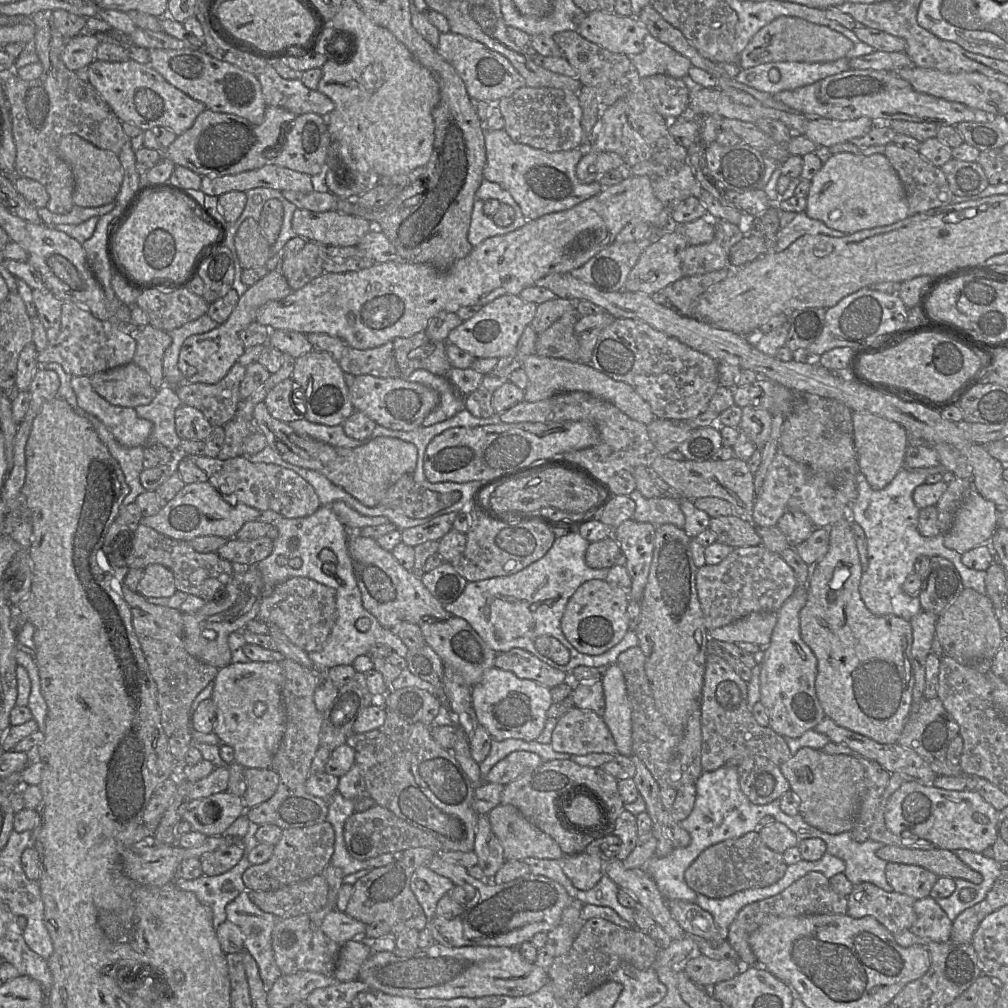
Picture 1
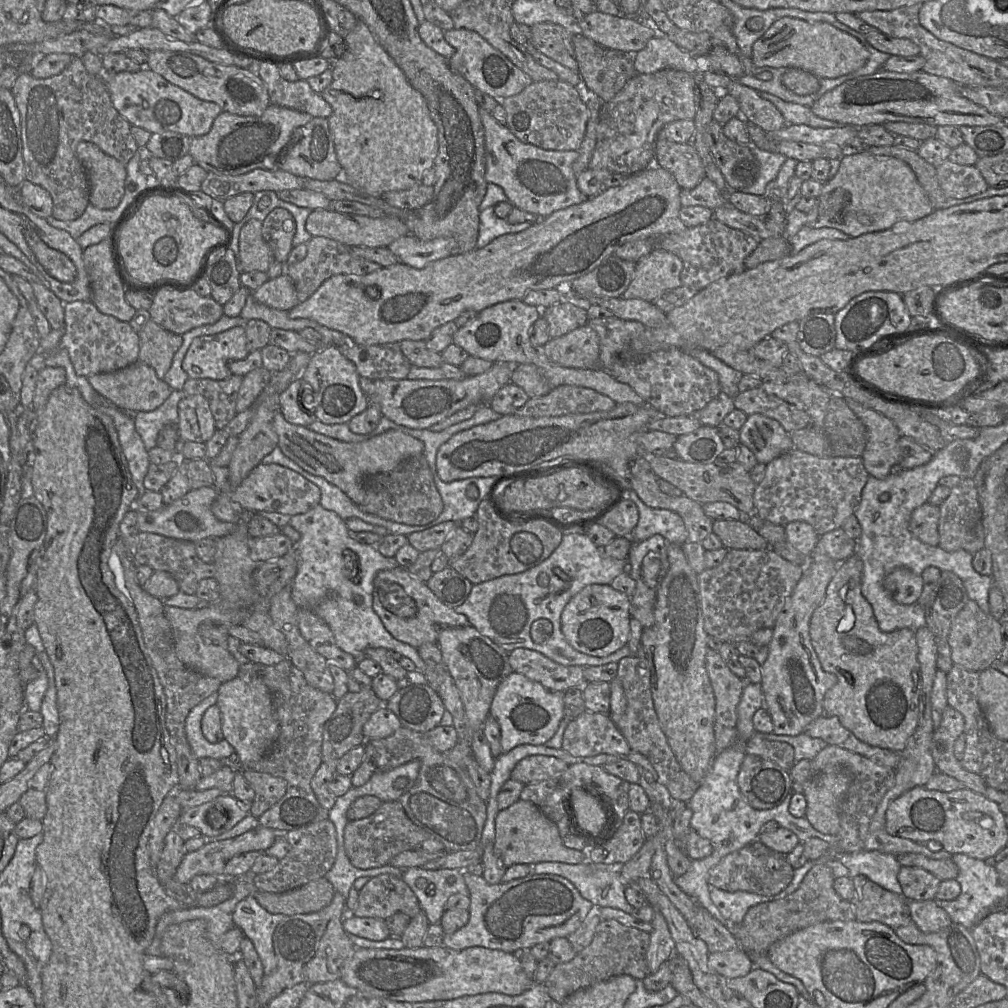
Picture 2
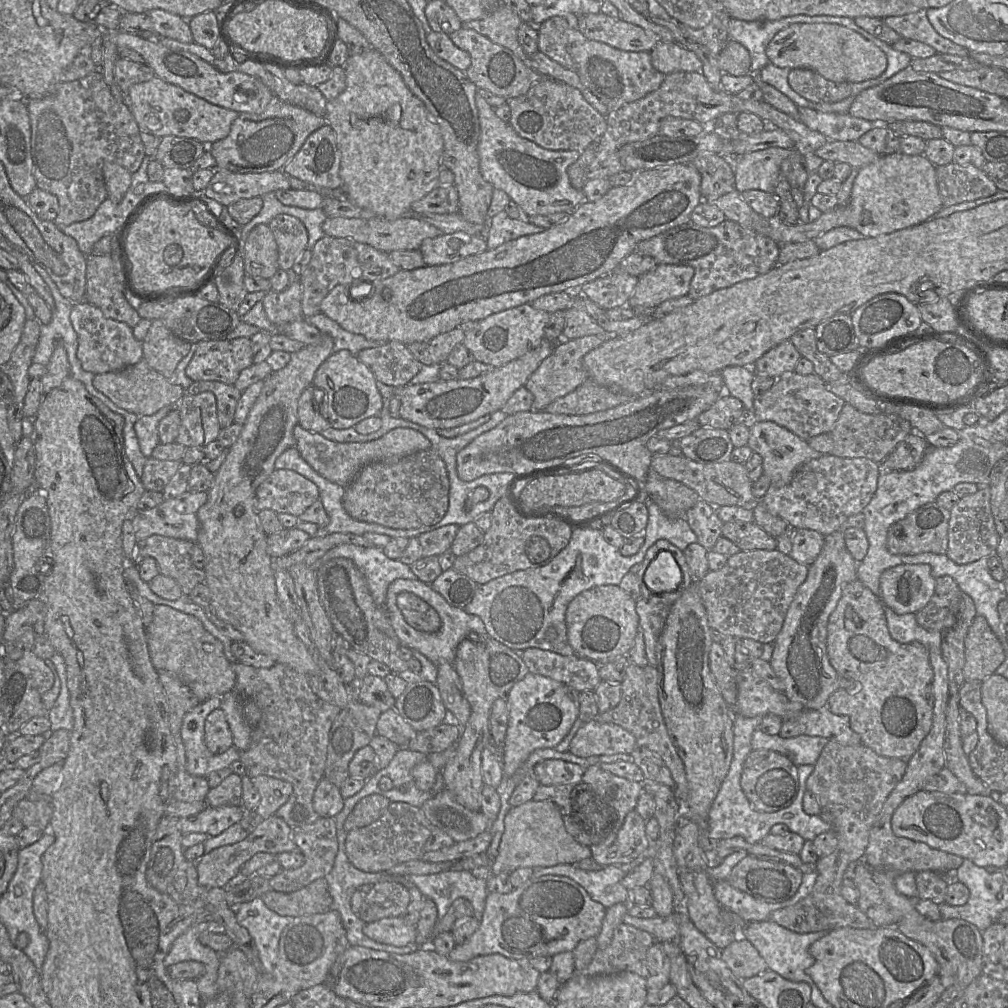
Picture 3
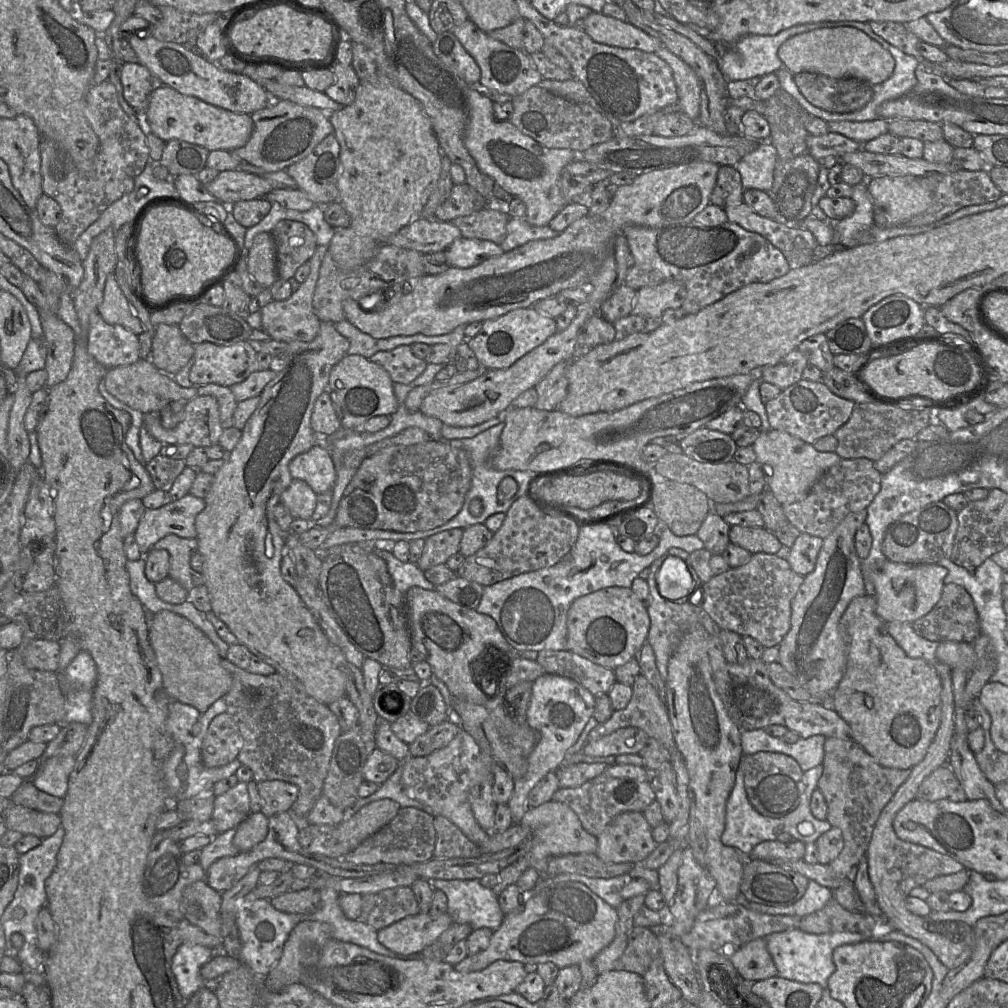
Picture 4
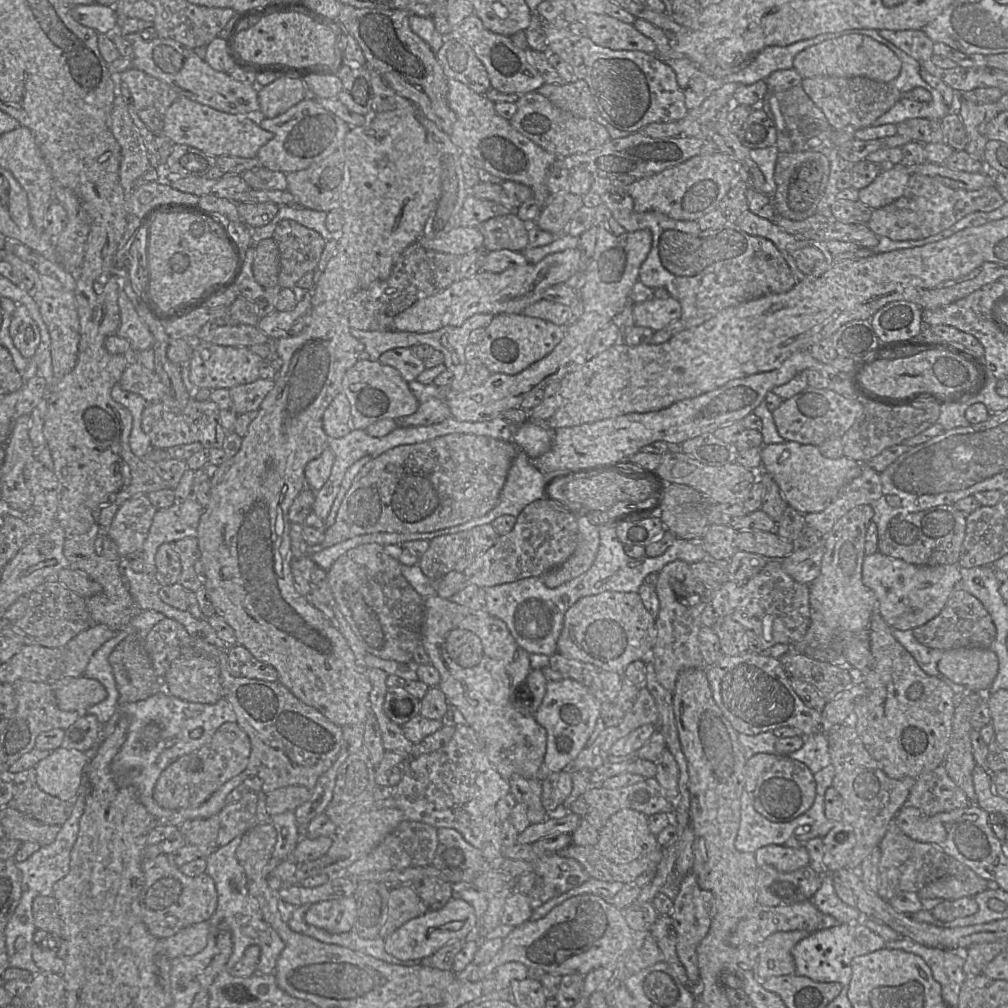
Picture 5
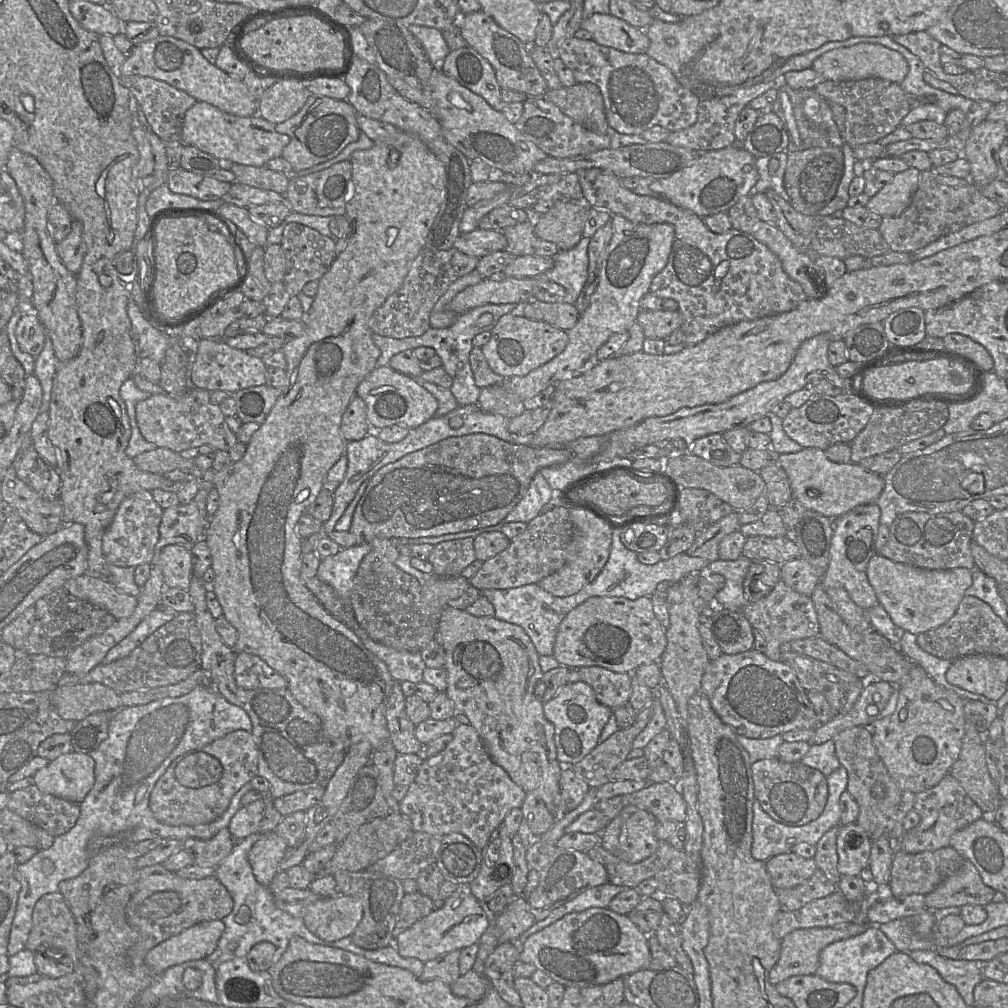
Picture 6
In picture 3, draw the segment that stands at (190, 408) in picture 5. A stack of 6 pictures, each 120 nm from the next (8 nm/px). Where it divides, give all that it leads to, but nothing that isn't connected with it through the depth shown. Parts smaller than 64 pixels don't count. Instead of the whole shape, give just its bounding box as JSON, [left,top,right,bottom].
[176,391,220,447]

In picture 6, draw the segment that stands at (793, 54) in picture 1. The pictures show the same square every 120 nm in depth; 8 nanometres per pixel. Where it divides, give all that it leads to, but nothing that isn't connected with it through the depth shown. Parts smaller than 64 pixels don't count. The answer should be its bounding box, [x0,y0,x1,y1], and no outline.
[811,43,908,83]

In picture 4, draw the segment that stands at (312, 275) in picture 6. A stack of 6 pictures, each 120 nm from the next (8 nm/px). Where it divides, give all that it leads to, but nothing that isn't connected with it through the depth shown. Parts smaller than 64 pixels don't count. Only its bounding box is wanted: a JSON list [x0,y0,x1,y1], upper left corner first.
[271,220,316,280]

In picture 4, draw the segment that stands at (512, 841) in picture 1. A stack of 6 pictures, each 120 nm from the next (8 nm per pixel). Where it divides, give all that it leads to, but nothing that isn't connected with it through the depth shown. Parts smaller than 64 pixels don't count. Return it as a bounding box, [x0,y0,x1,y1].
[492,800,597,896]

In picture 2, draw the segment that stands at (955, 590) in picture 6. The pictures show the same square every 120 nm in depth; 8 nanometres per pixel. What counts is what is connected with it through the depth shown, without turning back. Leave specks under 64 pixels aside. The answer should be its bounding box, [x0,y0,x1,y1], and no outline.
[883,567,923,605]

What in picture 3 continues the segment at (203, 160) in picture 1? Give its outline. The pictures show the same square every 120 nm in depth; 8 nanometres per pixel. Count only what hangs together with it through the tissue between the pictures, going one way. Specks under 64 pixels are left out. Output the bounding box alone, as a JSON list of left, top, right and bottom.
[207,100,326,173]

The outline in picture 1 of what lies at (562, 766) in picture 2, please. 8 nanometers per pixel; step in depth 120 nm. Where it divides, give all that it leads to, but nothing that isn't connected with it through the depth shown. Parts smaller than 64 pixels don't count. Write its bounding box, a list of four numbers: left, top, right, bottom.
[484,751,544,785]

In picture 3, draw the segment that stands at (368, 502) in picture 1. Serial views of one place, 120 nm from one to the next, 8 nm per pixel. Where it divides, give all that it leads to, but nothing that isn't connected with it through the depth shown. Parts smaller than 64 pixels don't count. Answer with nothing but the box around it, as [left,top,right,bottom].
[293,425,430,487]

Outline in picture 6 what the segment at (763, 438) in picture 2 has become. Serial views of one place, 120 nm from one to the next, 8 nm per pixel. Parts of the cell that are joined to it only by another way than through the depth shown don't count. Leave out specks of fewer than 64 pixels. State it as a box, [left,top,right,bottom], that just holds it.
[776,448,884,519]

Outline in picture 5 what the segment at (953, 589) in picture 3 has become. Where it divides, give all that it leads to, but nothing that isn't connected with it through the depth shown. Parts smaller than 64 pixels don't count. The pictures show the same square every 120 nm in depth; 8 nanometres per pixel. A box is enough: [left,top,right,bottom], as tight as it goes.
[912,589,996,651]

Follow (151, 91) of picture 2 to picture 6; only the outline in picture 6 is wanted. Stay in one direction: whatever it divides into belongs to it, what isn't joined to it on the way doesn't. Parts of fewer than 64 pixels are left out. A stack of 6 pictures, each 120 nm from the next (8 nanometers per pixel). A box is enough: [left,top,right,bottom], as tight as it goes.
[181,101,290,167]

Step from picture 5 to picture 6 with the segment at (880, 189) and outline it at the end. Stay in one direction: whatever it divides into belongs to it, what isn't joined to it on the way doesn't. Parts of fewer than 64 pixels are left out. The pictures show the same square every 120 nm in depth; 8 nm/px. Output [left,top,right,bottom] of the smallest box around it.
[866,167,920,217]

